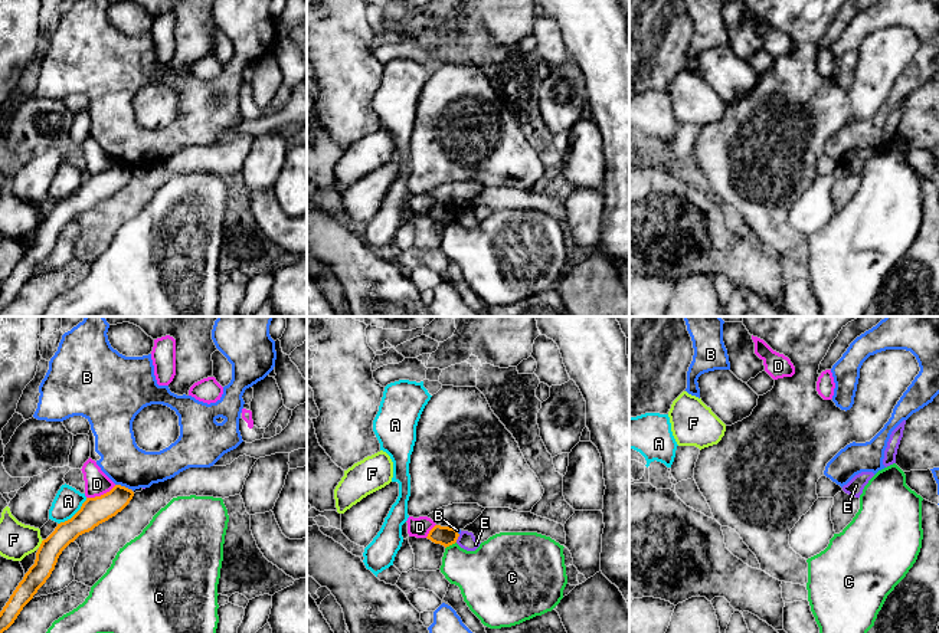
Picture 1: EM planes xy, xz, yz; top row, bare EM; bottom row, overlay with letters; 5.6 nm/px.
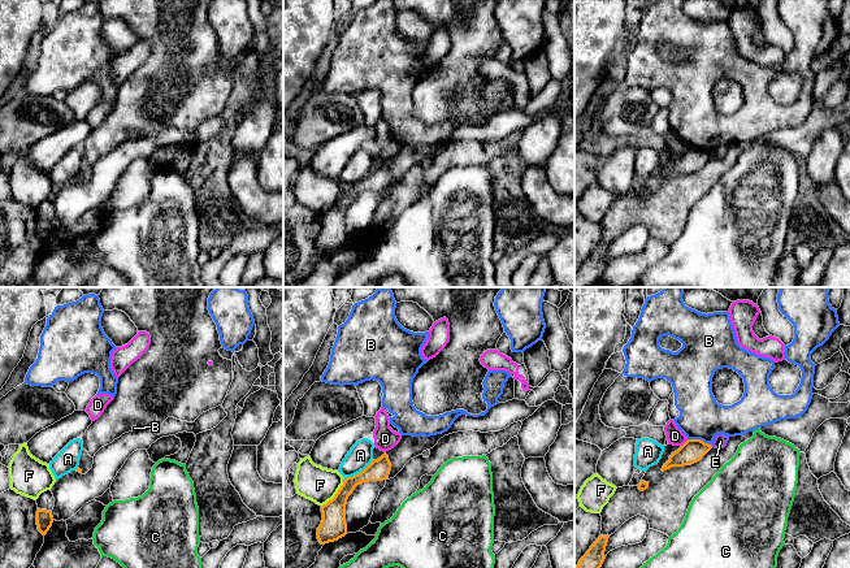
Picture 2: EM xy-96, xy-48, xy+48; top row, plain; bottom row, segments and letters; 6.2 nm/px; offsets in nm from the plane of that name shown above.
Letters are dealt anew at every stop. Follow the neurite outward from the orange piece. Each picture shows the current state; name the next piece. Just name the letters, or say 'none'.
none

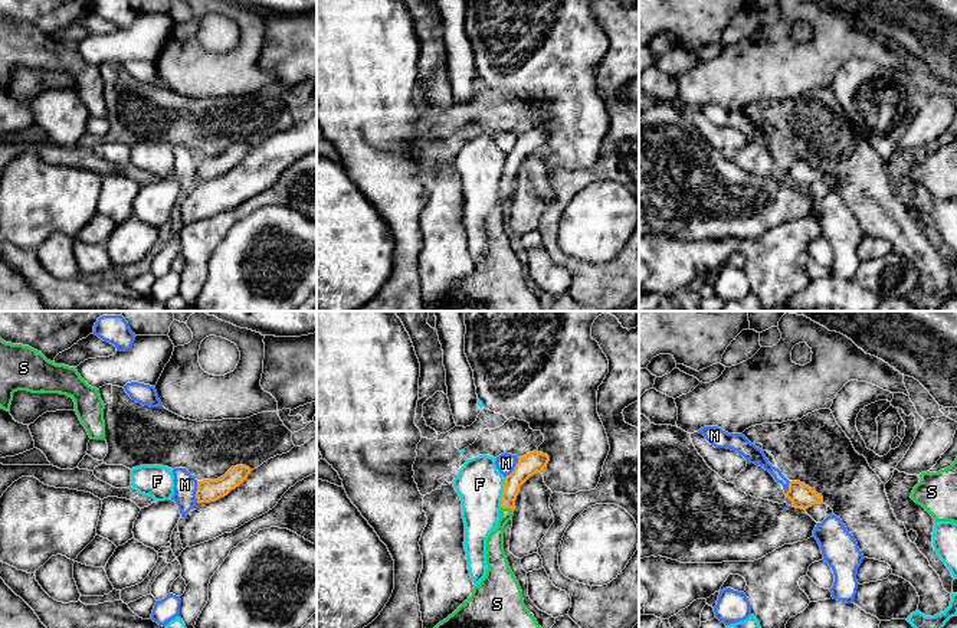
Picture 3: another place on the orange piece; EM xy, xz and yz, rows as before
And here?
S

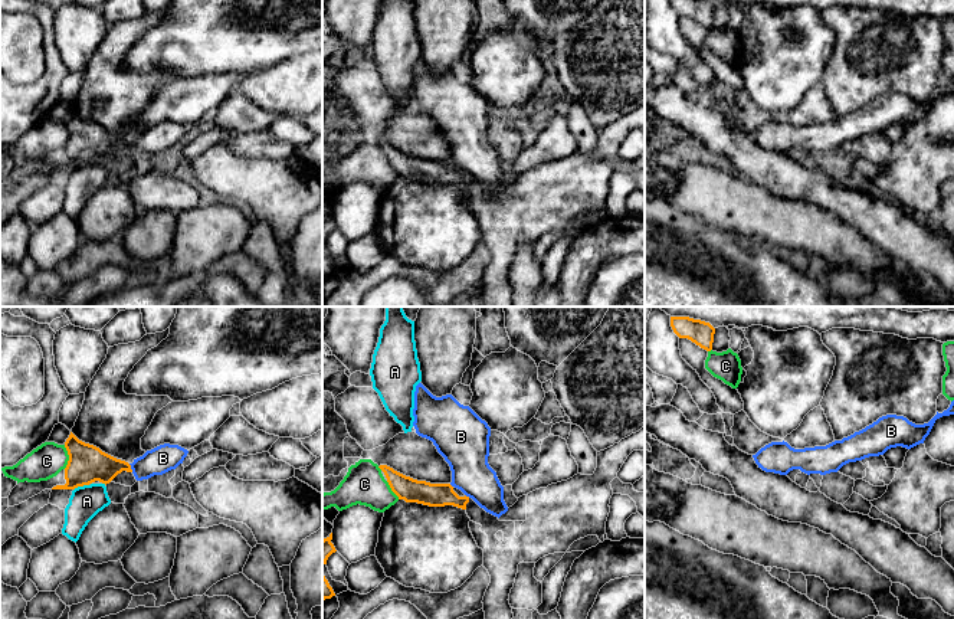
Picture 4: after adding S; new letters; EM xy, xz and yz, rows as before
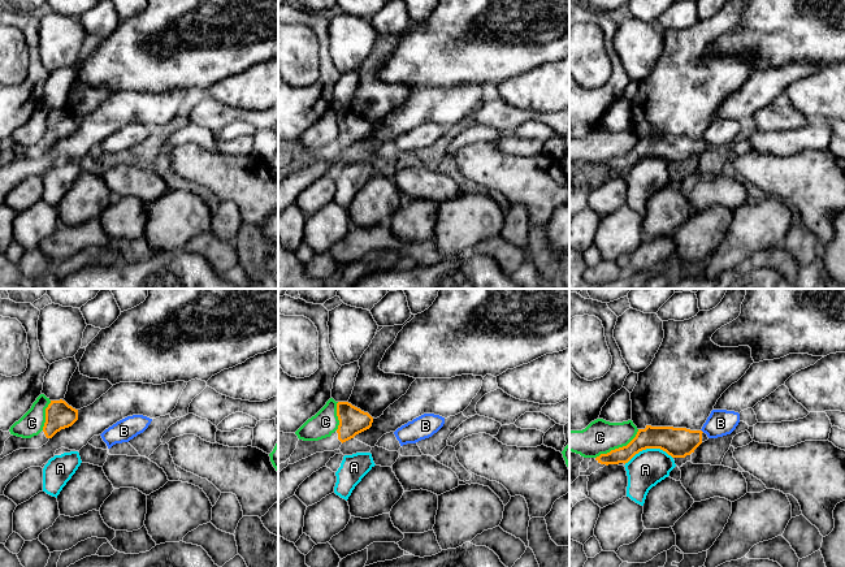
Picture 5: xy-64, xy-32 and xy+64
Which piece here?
none

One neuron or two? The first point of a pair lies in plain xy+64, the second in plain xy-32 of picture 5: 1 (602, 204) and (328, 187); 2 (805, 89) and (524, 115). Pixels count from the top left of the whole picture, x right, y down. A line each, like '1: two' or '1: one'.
1: one
2: two

